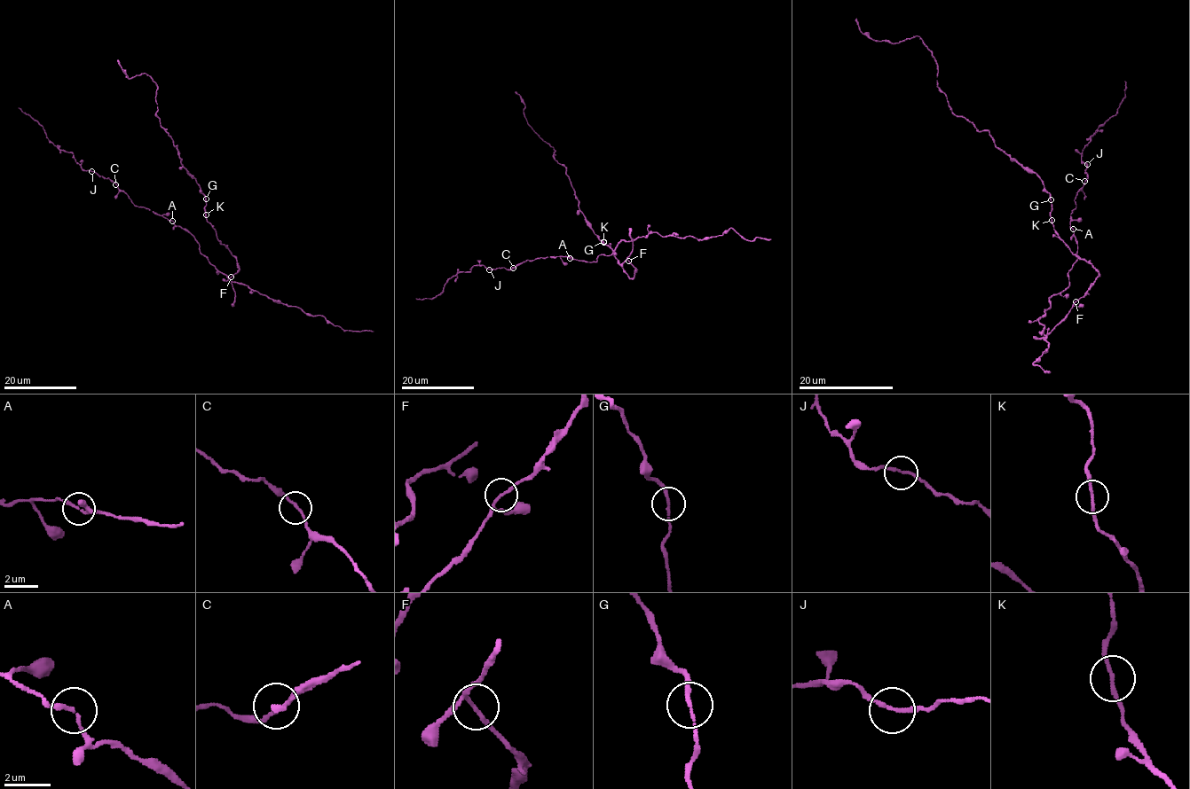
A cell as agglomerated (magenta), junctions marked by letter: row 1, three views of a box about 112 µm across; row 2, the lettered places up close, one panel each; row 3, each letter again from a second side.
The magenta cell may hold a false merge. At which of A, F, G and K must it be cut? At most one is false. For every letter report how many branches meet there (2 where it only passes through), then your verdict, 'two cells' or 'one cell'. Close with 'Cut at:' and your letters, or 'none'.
A: 2 branches meet; one cell
F: 2 branches meet; one cell
G: 2 branches meet; one cell
K: 2 branches meet; one cell
Cut at: none

